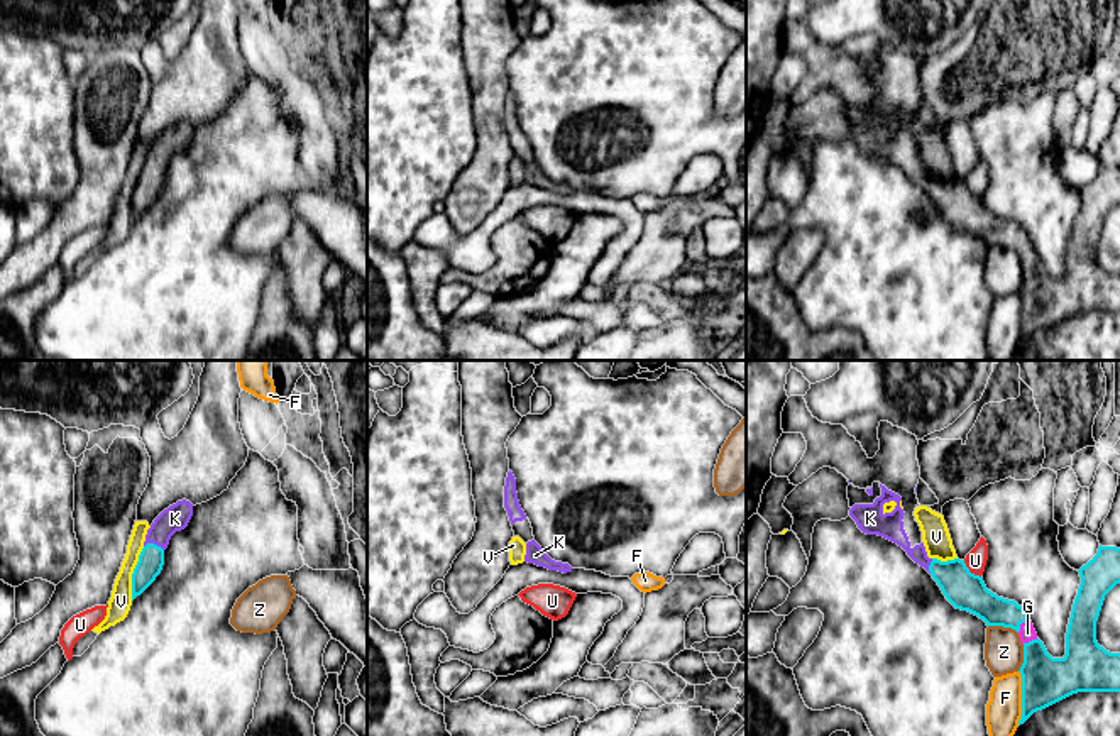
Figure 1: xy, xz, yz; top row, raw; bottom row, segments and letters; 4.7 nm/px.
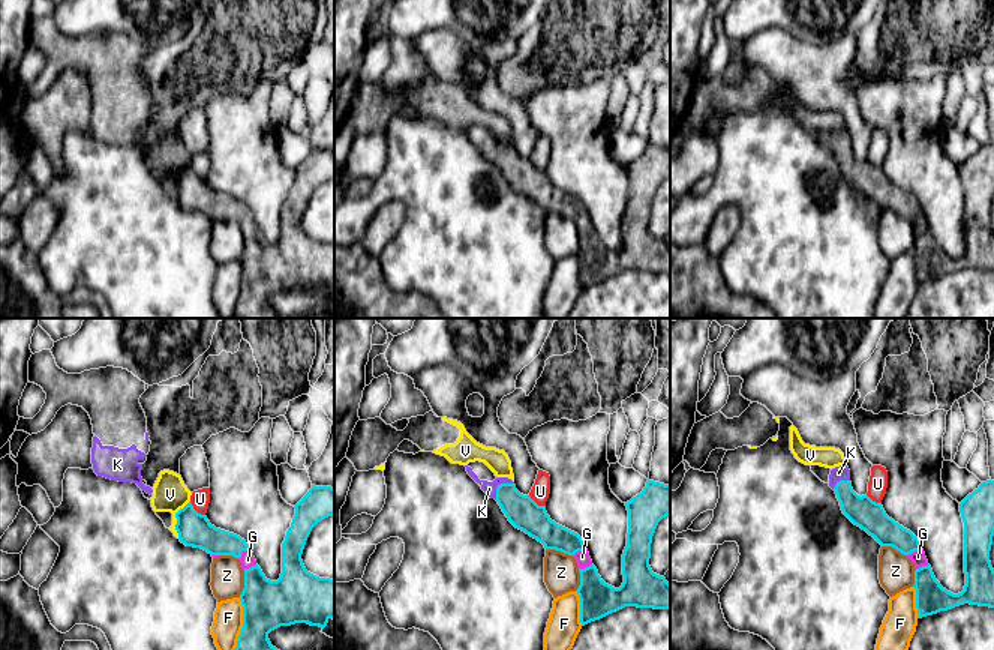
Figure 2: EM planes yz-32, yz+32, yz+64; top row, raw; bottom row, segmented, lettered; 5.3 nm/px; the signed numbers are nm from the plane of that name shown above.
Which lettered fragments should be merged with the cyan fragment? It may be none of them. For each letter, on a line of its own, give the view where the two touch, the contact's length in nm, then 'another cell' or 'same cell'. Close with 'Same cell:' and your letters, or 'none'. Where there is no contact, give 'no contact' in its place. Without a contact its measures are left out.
F: yz | 260 nm | another cell
G: yz | 90 nm | same cell
K: xy | 100 nm | same cell
U: yz | 120 nm | another cell
V: xy | 260 nm | another cell
Z: yz | 150 nm | another cell
Same cell: G, K

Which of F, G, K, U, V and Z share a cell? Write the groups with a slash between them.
F / G K / U / V / Z

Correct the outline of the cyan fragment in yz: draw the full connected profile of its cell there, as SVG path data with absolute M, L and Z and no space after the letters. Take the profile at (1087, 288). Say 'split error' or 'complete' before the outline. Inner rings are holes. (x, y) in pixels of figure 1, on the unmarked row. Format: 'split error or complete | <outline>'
split error | M790 17L782 32L783 54L802 54L807 63L807 71L795 91L788 96L790 105L799 107L822 88L836 90L849 105L859 110L871 108L875 103L881 108L881 117L873 125L854 125L849 137L858 149L866 156L883 157L898 168L907 176L924 188L941 208L946 220L961 232L968 232L986 244L986 247L1012 249L1018 254L1024 266L1022 296L1022 338L1024 345L1034 333L1042 332L1078 313L1120 313L1120 274L1110 274L1096 262L1096 242L1105 222L1105 217L1120 205L1120 169L1101 168L1098 174L1083 186L1078 193L1081 205L1073 225L1068 254L1066 276L1052 279L1044 264L1037 259L1032 242L1022 227L1015 222L998 218L986 210L983 198L975 196L966 188L964 181L954 179L941 183L929 179L919 144L914 132L920 127L917 120L917 105L920 88L917 81L919 61L903 49L893 47L888 42L880 42L878 61L880 71L873 80L866 76L861 64L848 54L843 46L822 44L812 37L804 17Z

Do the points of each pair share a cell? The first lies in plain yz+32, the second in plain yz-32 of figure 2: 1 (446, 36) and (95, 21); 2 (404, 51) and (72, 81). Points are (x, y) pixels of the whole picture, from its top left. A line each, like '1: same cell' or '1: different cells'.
1: same cell
2: different cells

